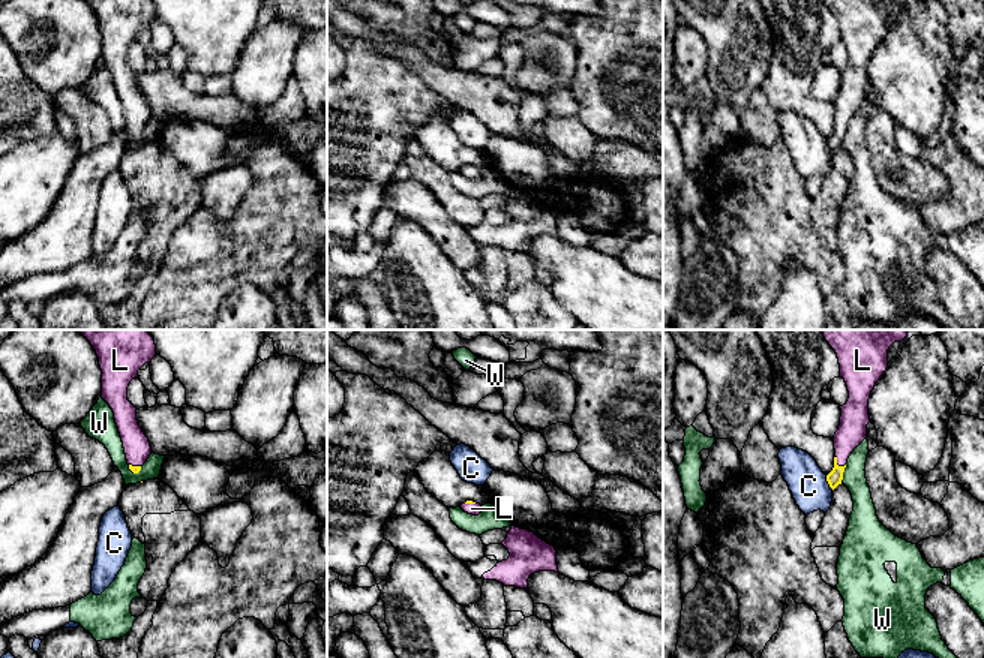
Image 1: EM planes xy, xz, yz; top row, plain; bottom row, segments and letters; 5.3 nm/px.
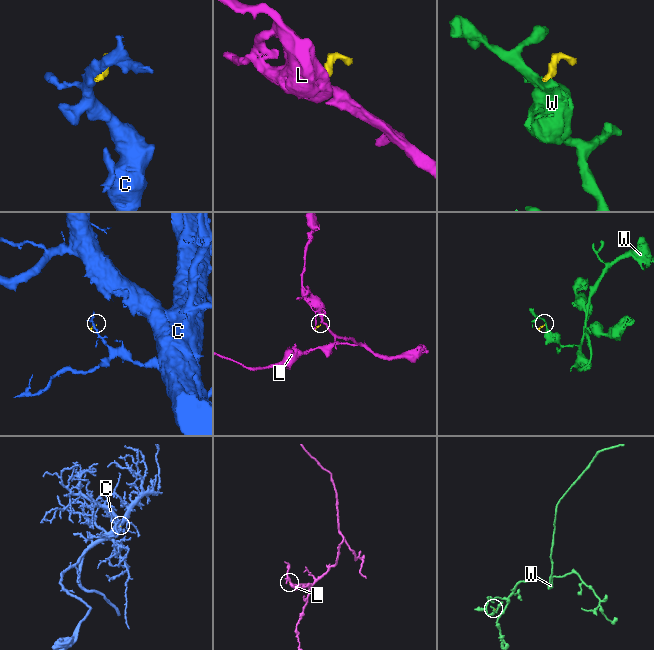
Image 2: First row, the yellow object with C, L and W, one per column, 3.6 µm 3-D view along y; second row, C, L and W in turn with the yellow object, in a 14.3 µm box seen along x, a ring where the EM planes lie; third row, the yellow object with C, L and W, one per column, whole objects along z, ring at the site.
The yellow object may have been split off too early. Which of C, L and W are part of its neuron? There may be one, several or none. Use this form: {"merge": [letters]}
{"merge": ["L"]}

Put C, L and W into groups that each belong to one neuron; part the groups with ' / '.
C / L / W

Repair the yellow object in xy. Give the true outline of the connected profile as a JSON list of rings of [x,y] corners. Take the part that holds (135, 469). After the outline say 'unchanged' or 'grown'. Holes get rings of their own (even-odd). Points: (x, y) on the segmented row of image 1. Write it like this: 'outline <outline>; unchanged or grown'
outline [[[76,330],[94,348],[102,370],[102,399],[114,412],[129,469],[134,474],[152,454],[148,438],[136,420],[136,408],[128,400],[128,387],[138,370],[156,355],[147,330]]]; grown

